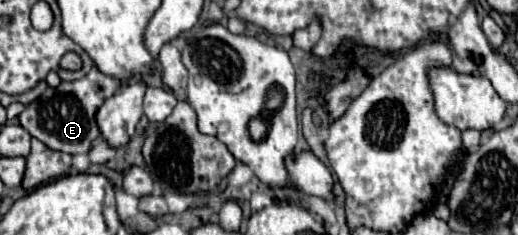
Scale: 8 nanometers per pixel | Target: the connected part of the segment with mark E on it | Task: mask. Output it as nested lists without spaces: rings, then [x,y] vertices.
[[[97,68],[75,82],[61,82],[55,90],[47,88],[47,92],[33,104],[29,104],[19,114],[19,124],[35,138],[45,142],[51,150],[61,150],[67,154],[85,154],[91,148],[91,142],[99,138],[99,128],[95,124],[95,112],[101,108],[105,98],[119,92],[121,82],[101,74]]]

